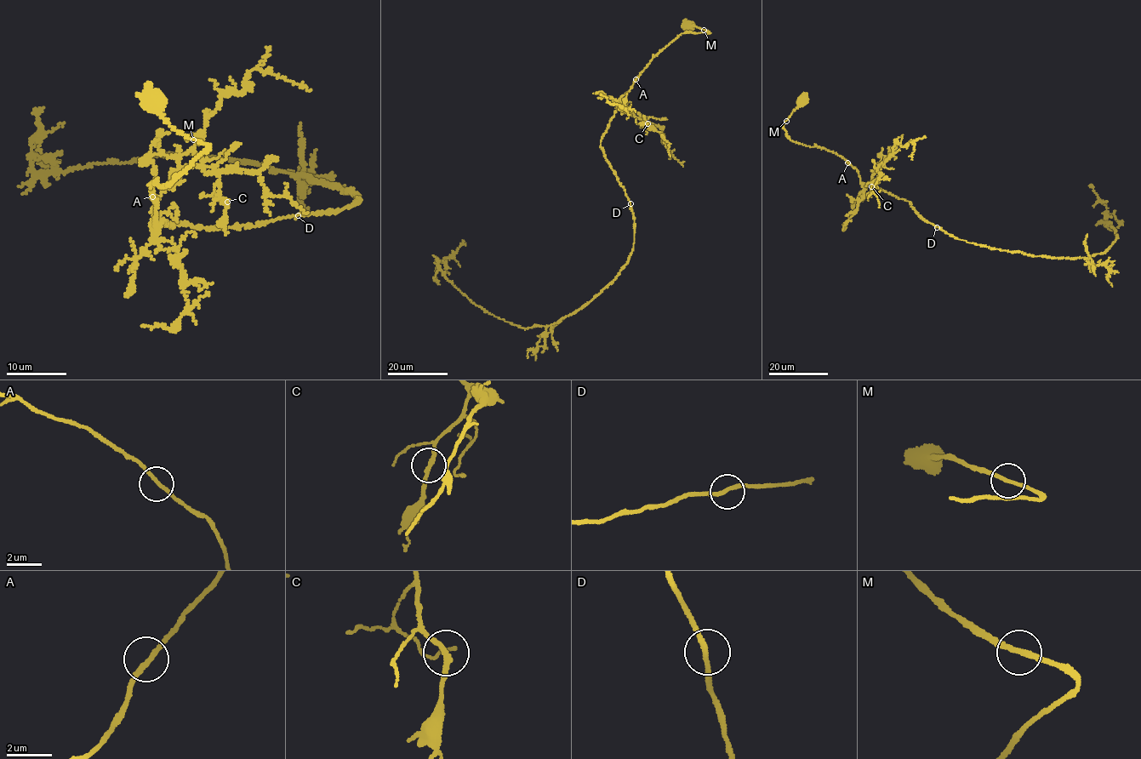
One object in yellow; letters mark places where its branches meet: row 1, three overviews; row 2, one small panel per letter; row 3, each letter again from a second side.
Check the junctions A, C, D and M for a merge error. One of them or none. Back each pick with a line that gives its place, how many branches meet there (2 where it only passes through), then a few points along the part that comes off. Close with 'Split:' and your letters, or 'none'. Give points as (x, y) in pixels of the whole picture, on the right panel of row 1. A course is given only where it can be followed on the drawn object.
Split: none

